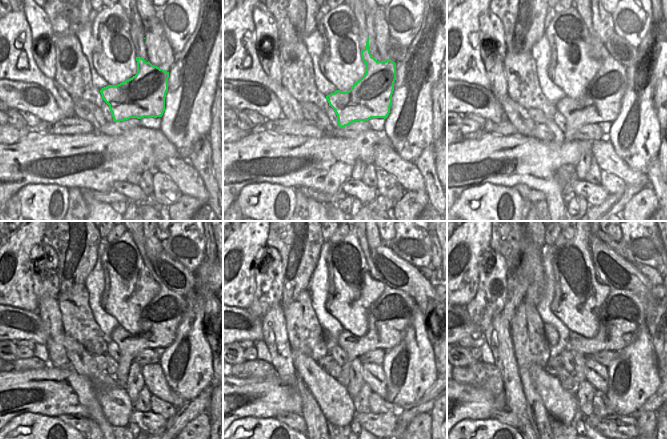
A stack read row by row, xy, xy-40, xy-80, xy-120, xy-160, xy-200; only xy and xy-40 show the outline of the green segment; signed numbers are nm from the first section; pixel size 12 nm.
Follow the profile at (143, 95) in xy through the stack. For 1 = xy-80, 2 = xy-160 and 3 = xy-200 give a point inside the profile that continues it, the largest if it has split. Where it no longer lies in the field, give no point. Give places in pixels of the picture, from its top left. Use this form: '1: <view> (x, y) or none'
1: xy-80 (601, 102)
2: xy-160 (389, 316)
3: xy-200 (622, 315)

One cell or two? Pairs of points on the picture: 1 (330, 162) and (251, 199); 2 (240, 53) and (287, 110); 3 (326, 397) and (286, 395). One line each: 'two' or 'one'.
1: two
2: one
3: two

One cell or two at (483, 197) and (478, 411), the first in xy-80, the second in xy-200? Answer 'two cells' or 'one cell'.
two cells

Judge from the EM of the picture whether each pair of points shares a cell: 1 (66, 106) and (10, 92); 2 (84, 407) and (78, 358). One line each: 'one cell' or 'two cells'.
1: two cells
2: two cells

